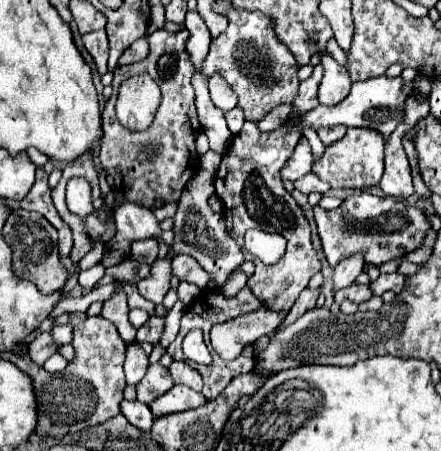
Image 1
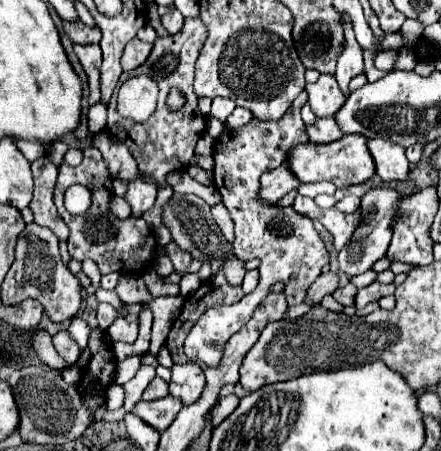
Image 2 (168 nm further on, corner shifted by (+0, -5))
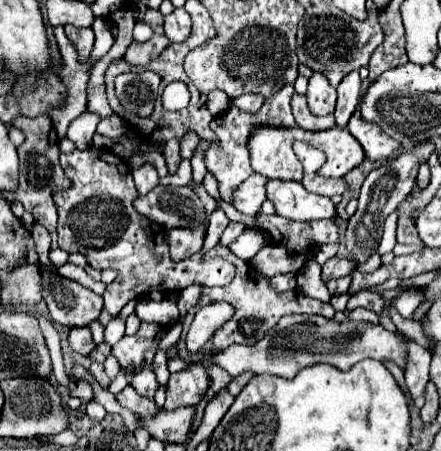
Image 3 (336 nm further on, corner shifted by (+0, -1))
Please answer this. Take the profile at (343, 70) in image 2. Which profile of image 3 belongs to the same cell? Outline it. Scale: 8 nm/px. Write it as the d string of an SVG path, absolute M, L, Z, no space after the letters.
M349 72L337 86L339 98L335 108L335 120L339 128L345 128L347 120L353 116L355 108L359 106L359 92L361 92L361 78L359 72Z

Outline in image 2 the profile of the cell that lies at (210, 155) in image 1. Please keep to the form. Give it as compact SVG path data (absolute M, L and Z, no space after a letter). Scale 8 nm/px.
M235 108L233 114L227 118L227 124L233 126L233 128L239 128L239 126L245 126L251 118L253 118L251 110L247 110L247 108Z

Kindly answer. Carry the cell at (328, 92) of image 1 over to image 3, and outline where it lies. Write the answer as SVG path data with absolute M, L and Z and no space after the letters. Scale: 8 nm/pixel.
M313 72L313 76L309 78L309 88L307 88L309 110L315 116L327 116L335 110L335 100L337 100L337 92L329 84L329 80L321 72Z

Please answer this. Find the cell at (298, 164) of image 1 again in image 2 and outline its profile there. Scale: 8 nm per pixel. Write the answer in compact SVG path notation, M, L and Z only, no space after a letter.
M279 166L275 170L265 172L259 182L261 182L259 200L263 200L263 204L275 204L287 192L291 192L299 186L299 180L289 172L287 166Z

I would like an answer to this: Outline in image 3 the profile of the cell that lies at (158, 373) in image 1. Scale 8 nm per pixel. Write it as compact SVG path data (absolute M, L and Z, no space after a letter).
M143 368L139 372L135 372L131 386L135 386L135 390L145 396L145 398L153 398L157 392L157 378L155 372L151 368Z

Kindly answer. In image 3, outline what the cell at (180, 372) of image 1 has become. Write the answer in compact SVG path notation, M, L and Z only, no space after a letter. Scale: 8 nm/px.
M191 364L183 372L175 372L167 382L165 410L177 410L181 406L195 406L207 390L207 374L201 364Z

